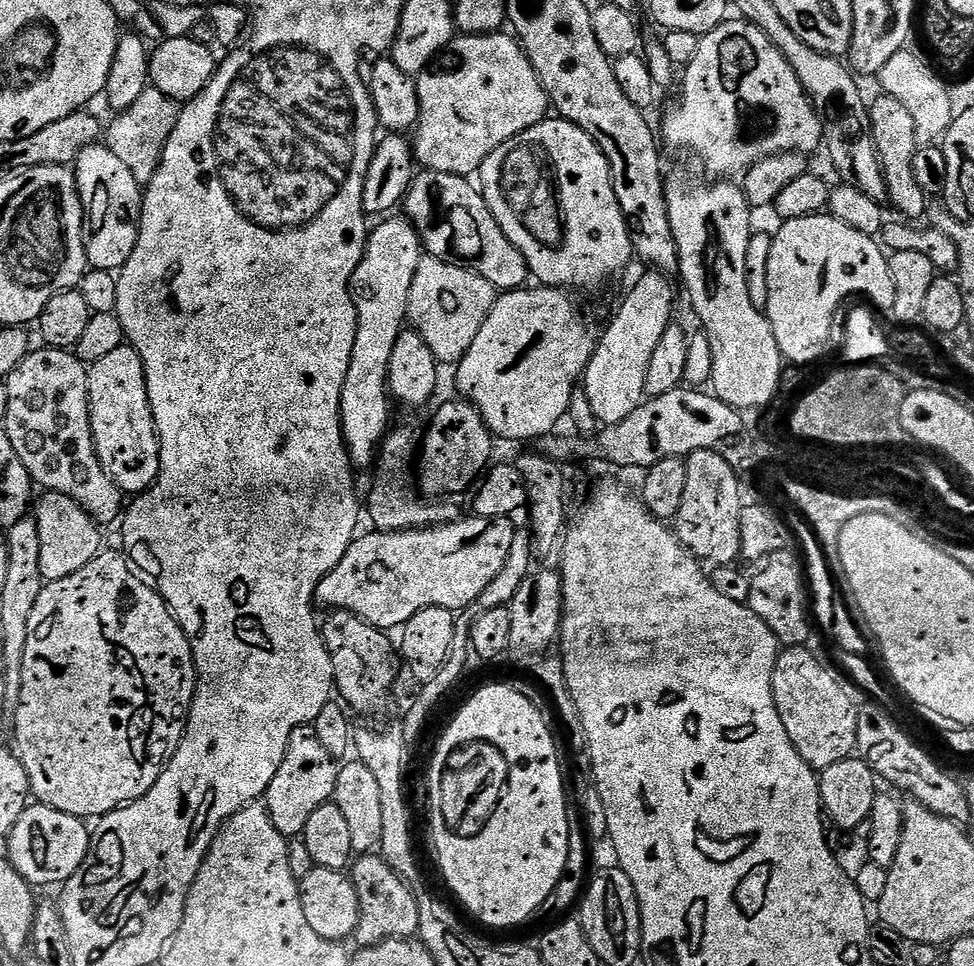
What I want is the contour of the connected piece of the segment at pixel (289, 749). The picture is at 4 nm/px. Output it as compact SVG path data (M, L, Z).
M311 726L294 729L290 734L290 742L286 746L286 758L282 758L282 766L278 766L278 774L274 774L274 782L270 782L266 793L266 807L272 816L274 830L278 830L278 834L282 834L285 838L303 837L306 821L310 819L310 814L314 814L314 810L318 810L318 806L332 800L339 773L340 764L337 757L332 756L330 750L326 750L326 746L322 746L322 742L318 742L318 734Z

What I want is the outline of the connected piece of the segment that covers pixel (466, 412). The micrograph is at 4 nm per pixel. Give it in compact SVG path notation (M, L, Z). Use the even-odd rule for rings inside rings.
M463 398L448 400L432 416L428 429L422 432L422 443L418 448L418 472L420 468L419 491L428 498L442 498L446 493L467 493L484 475L486 469L493 463L492 443L494 437L492 431L486 426L482 414L470 401Z

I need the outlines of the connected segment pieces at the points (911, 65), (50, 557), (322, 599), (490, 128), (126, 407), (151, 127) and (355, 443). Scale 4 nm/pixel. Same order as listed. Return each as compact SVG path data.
M908 48L897 52L882 66L876 80L882 86L881 91L898 99L913 117L917 145L924 147L943 139L956 117L950 102L949 85L944 84L918 55Z
M45 491L43 495L41 500L39 497L35 501L34 515L38 522L38 538L42 538L42 574L45 581L51 582L70 578L70 574L78 574L82 566L86 566L95 556L100 555L101 529L92 515L81 504L74 502L74 498L66 498L66 494L50 491Z
M468 514L468 517L457 518L451 520L449 524L434 524L430 528L407 528L405 532L381 532L379 530L368 530L368 533L357 535L353 540L350 550L346 550L346 554L342 554L342 562L338 562L338 566L334 566L334 570L330 570L330 574L326 574L326 578L322 578L316 587L315 603L317 605L325 604L328 610L343 610L353 612L358 618L362 618L370 626L381 630L399 630L404 627L406 622L410 622L410 618L414 618L414 614L418 614L418 610L426 610L430 606L442 606L443 608L451 608L453 610L468 610L475 605L476 599L482 594L482 590L486 590L486 586L490 586L490 582L494 582L494 577L498 575L498 570L502 570L502 566L506 566L506 554L510 554L510 542L514 542L514 534L517 532L517 525L512 525L513 521L507 516L499 516L498 518L490 518L489 516L478 516Z
M457 34L439 57L420 73L420 118L414 129L414 152L427 171L475 173L478 166L484 163L485 156L489 156L500 141L514 138L518 132L530 130L532 124L539 124L542 118L549 115L550 105L541 89L538 74L525 57L517 37L512 34L504 35Z
M125 342L118 346L118 350L106 354L106 358L98 358L98 362L88 368L88 413L96 453L106 474L118 485L121 493L136 496L148 491L160 474L160 436L156 433L156 423L146 390L144 363L138 350L134 350L131 344Z
M150 86L139 94L134 106L111 117L112 125L109 128L107 125L106 128L108 148L130 169L130 174L134 174L140 185L147 186L152 175L156 173L162 158L162 150L176 125L177 115L177 101L166 98L162 90Z
M392 218L381 219L377 223L381 224L369 231L362 262L358 262L352 281L348 283L358 318L358 330L354 334L354 350L350 353L350 370L346 370L346 382L342 386L340 425L344 431L348 457L357 469L373 467L378 445L390 428L390 354L394 350L394 342L398 342L400 333L406 328L410 282L414 280L422 255L416 227L406 218L388 219Z

